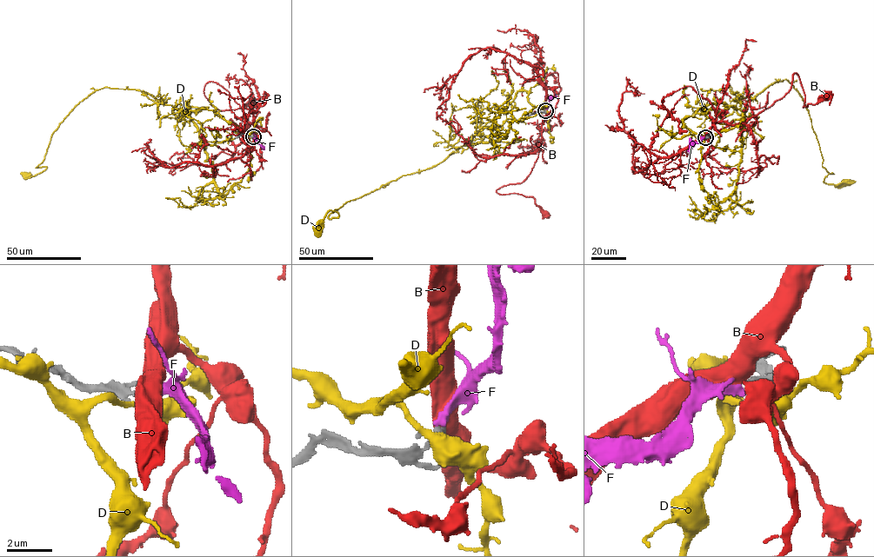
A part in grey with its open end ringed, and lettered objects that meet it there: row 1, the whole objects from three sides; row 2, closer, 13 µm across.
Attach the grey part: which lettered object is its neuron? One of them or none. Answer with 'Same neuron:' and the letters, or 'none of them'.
Same neuron: F

